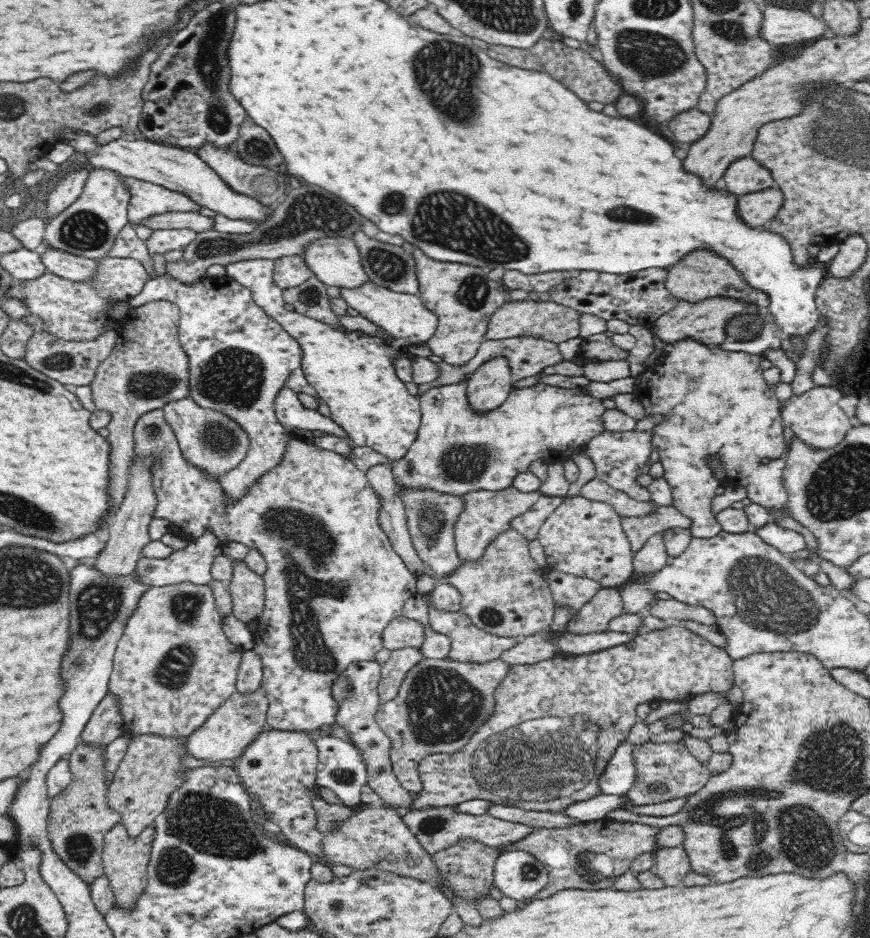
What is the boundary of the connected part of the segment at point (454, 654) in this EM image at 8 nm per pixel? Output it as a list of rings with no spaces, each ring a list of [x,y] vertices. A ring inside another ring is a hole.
[[[428,602],[430,627],[450,637],[452,648],[450,648],[450,659],[458,661],[472,661],[484,662],[489,660],[498,659],[502,652],[507,651],[509,648],[516,646],[519,643],[517,637],[496,636],[495,634],[486,632],[481,628],[476,627],[466,615],[462,612],[442,612],[436,610]]]

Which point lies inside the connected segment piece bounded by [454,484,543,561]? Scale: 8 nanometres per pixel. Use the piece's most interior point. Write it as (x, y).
(487, 513)

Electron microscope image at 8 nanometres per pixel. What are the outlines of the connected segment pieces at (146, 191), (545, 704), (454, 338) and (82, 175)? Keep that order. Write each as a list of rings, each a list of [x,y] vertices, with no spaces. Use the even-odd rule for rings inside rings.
[[[124,177],[132,189],[132,198],[128,206],[128,222],[137,224],[138,221],[147,216],[161,212],[178,211],[196,211],[202,206],[192,202],[181,192],[174,192],[167,188],[154,185],[143,180]]]
[[[682,625],[668,626],[662,630],[646,630],[626,644],[605,648],[588,654],[565,654],[558,653],[552,658],[531,665],[509,665],[506,676],[502,678],[499,685],[494,689],[494,706],[489,717],[472,734],[469,741],[454,754],[428,754],[426,758],[417,762],[417,773],[421,780],[421,789],[417,794],[413,808],[424,808],[427,806],[454,806],[462,802],[474,799],[486,799],[495,804],[523,808],[531,811],[560,811],[562,812],[571,802],[585,801],[593,796],[599,795],[599,776],[603,773],[608,760],[612,758],[615,748],[627,740],[628,733],[634,724],[640,720],[636,714],[636,707],[651,700],[665,701],[668,699],[684,699],[696,696],[700,693],[718,692],[725,695],[728,689],[735,683],[733,677],[733,659],[725,648],[715,646],[706,639],[687,630]]]
[[[416,247],[411,255],[415,262],[419,297],[438,315],[438,328],[425,345],[446,364],[466,366],[484,342],[492,314],[506,303],[504,294],[508,289],[503,282],[490,278],[491,270],[487,266],[440,262],[428,258]]]
[[[87,166],[73,173],[64,173],[65,178],[48,195],[44,219],[52,220],[52,218],[56,218],[60,212],[64,212],[70,204],[77,200],[81,195],[88,171],[91,170],[92,166]]]

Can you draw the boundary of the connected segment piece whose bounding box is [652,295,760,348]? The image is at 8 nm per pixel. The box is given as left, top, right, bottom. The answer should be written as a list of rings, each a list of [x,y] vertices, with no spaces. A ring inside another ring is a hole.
[[[724,295],[708,297],[696,302],[679,299],[676,306],[666,315],[657,318],[652,326],[657,336],[665,343],[676,342],[684,337],[694,337],[704,344],[717,348],[719,344],[727,341],[726,326],[730,324],[730,320],[734,320],[736,316],[742,316],[742,314],[759,316],[759,310],[760,308],[755,302],[750,303],[750,300]]]

